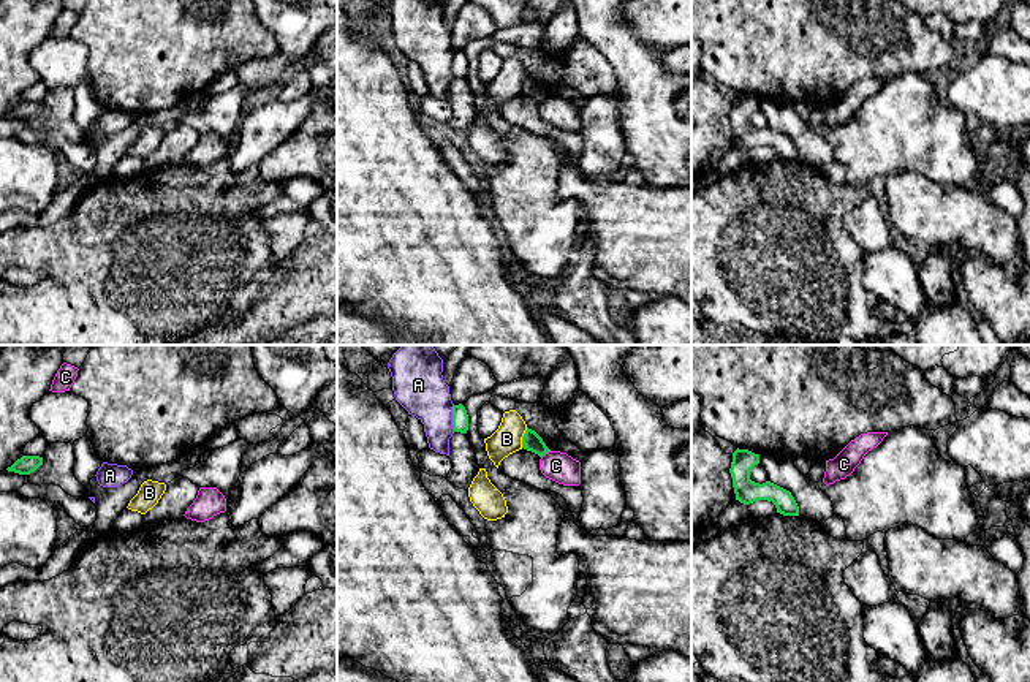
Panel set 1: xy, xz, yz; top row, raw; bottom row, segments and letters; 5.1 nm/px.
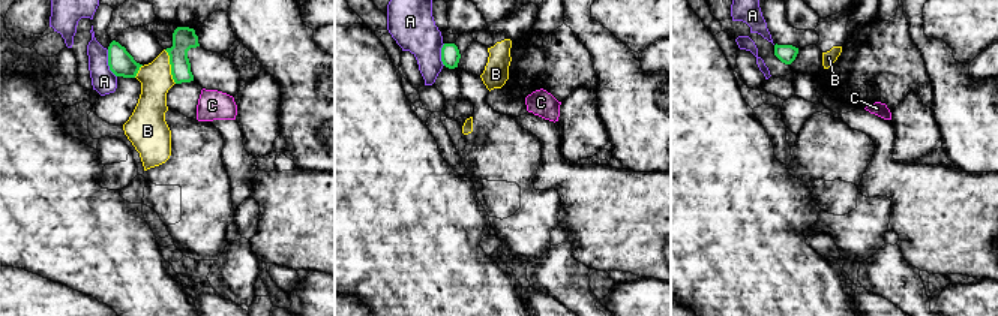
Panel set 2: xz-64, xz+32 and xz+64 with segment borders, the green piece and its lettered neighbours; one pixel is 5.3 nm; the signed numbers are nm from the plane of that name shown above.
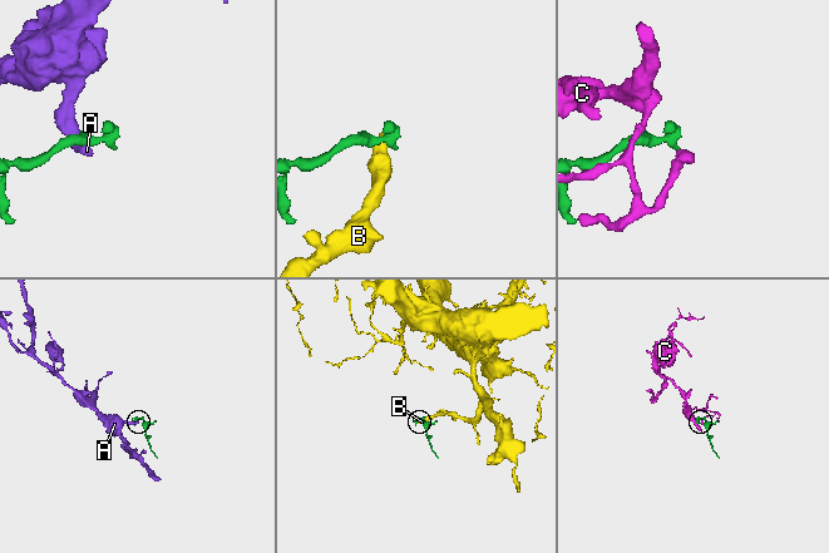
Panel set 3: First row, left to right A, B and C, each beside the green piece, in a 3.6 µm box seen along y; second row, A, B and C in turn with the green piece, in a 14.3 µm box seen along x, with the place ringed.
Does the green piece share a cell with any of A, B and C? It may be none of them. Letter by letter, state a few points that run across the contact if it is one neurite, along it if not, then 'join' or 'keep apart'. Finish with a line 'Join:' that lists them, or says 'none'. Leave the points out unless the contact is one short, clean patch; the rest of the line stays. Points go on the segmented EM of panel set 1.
A: line xz (454, 405), (453, 431); keep apart
B: line xz (527, 428), (521, 447); keep apart
C: line xz (549, 450), (541, 458); keep apart
Join: none

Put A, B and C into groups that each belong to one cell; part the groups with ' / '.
A / B / C

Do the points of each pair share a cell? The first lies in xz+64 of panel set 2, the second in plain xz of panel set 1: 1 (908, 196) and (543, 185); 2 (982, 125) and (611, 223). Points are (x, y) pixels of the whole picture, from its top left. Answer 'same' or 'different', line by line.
1: different
2: different

